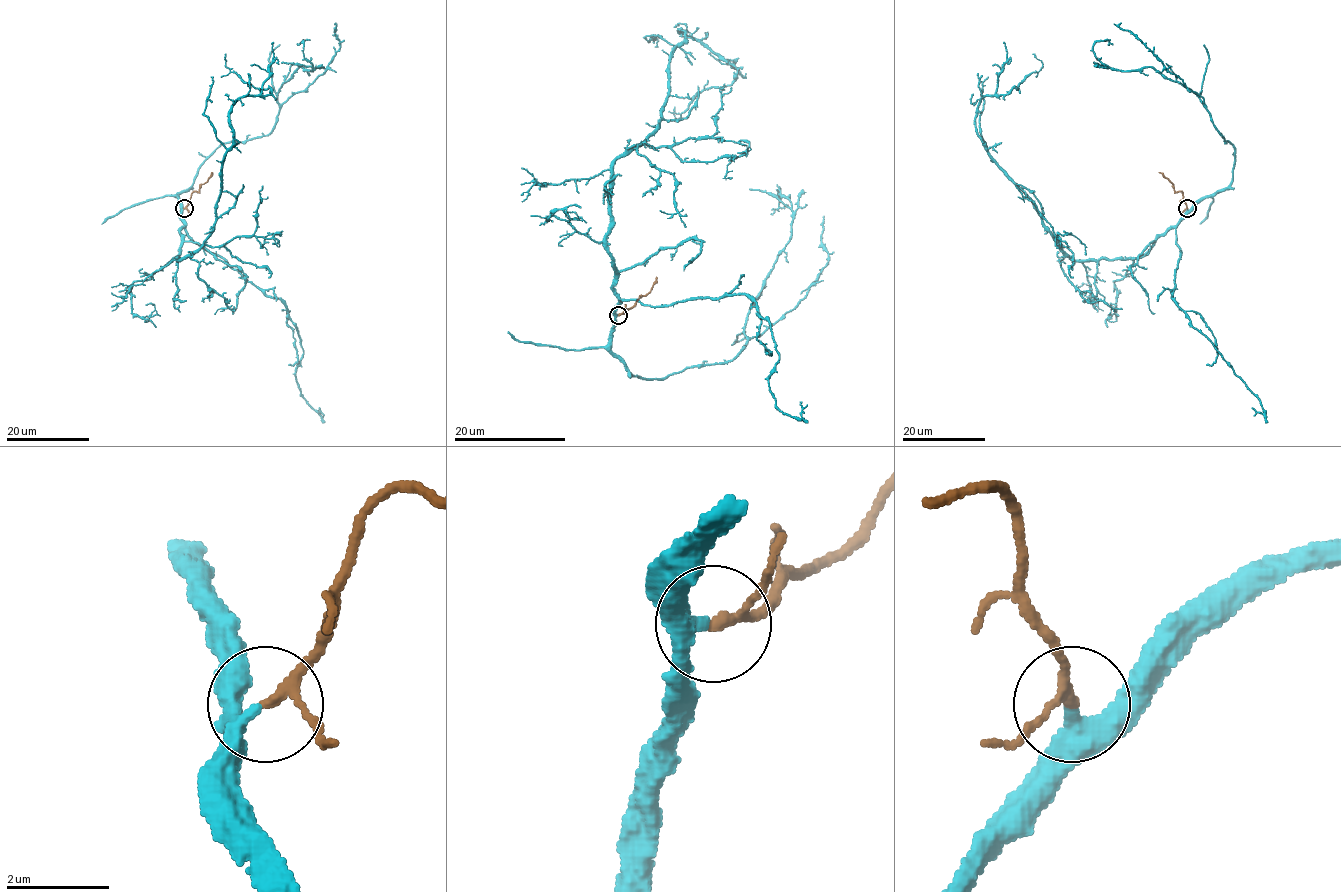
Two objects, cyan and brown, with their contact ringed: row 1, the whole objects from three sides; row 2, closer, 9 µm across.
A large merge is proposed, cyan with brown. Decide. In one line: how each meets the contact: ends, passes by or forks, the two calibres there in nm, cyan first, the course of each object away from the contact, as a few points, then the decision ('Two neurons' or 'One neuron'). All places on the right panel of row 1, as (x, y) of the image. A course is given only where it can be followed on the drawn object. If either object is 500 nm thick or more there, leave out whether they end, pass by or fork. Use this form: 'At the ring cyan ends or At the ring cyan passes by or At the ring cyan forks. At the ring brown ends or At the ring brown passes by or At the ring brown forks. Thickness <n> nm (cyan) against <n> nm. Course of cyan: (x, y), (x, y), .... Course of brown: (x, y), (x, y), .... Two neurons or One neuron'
At the ring cyan passes by. At the ring brown passes by. Thickness 240 nm (cyan) against 160 nm. Course of cyan: (1187, 209), (1137, 258), (1075, 260), (1060, 247), (976, 132), (979, 100), (1037, 72), (1042, 62), (1033, 53). Course of brown: (1187, 209), (1183, 193), (1176, 192), (1159, 172). One neuron

